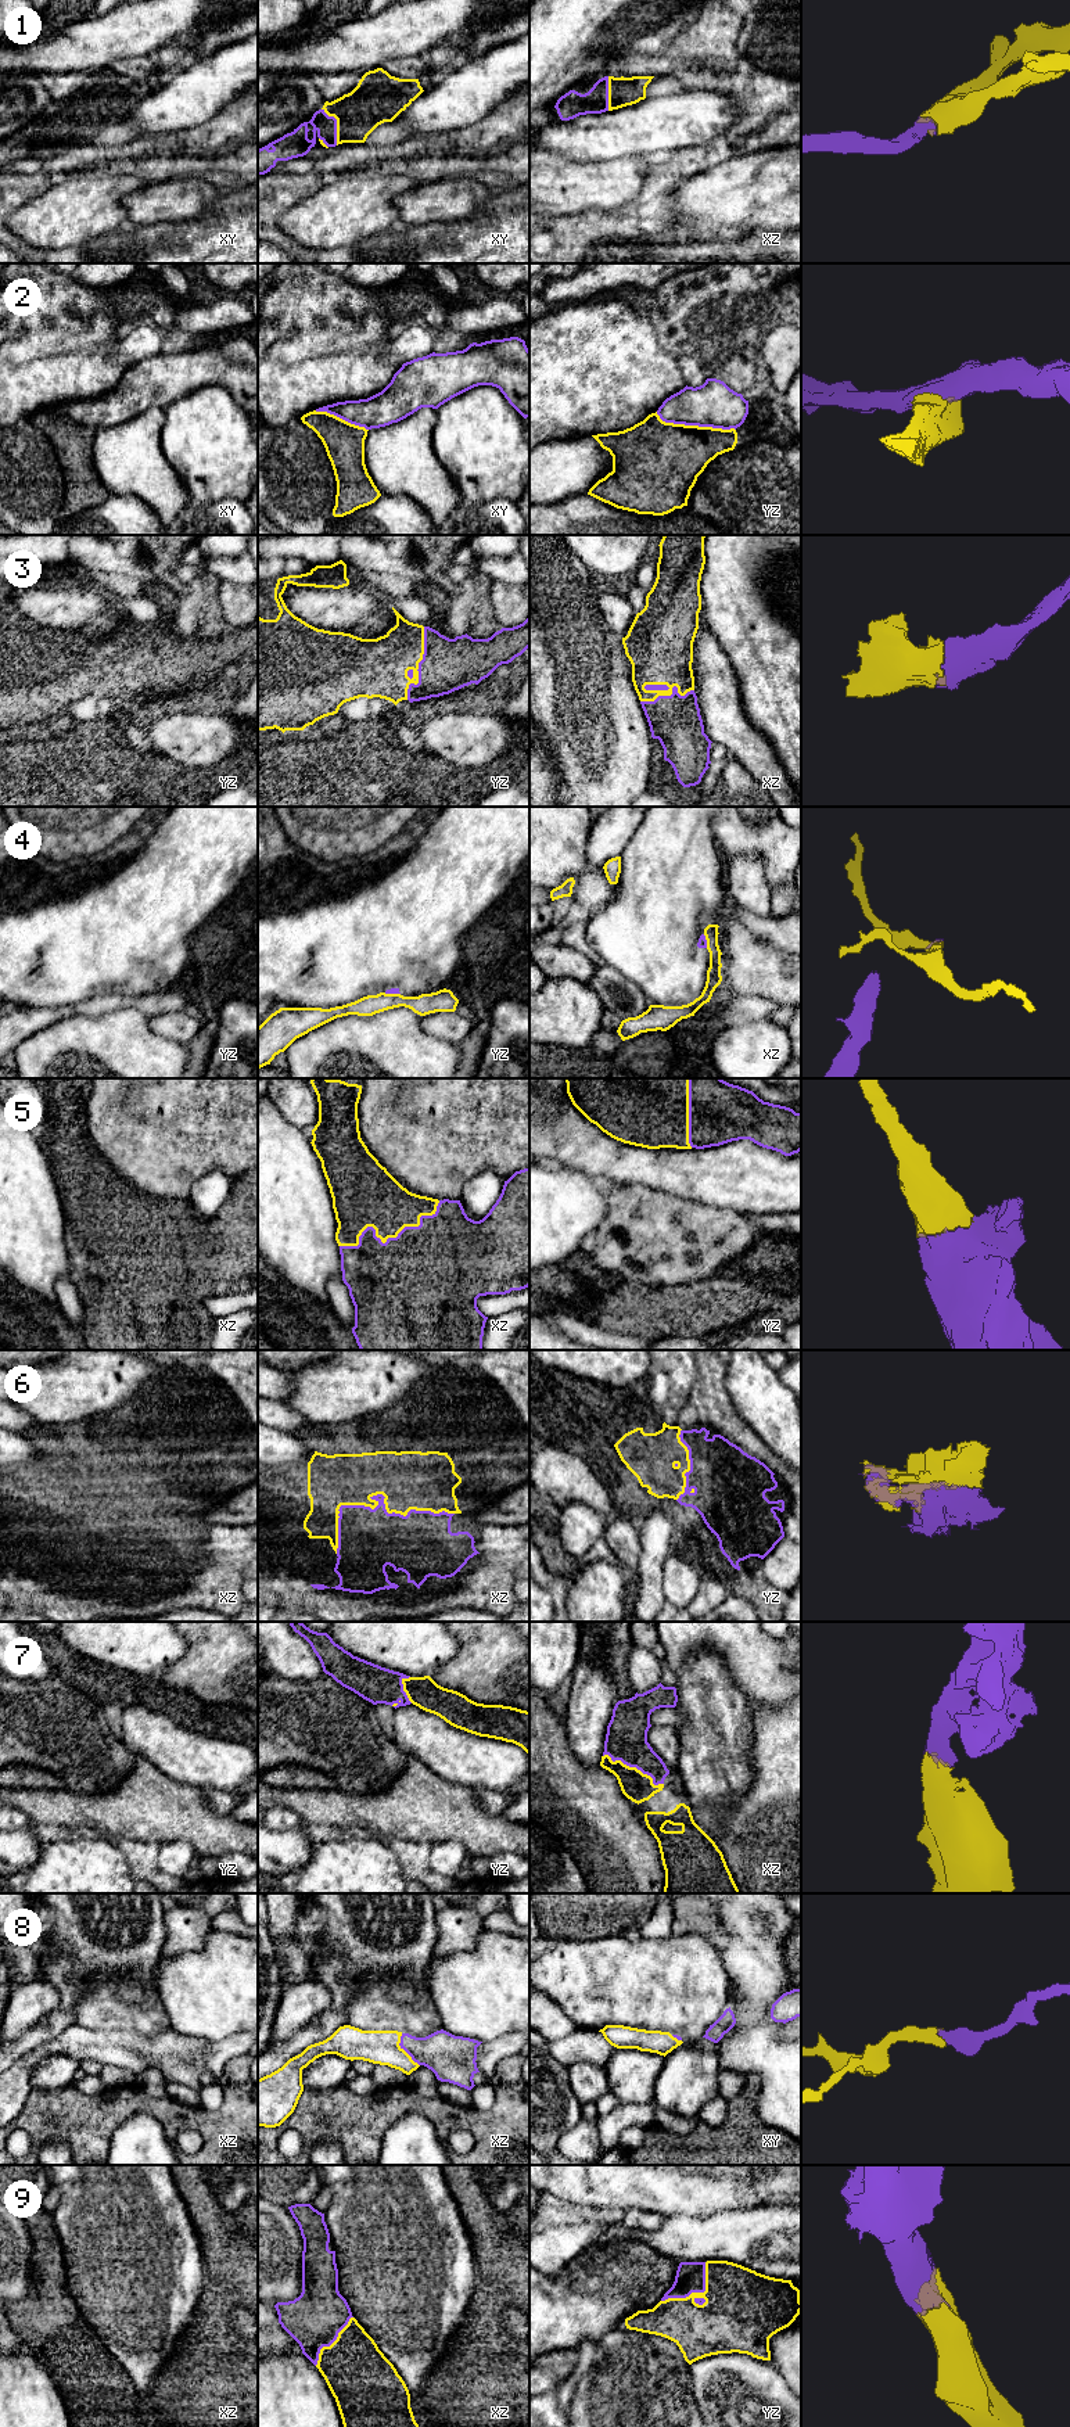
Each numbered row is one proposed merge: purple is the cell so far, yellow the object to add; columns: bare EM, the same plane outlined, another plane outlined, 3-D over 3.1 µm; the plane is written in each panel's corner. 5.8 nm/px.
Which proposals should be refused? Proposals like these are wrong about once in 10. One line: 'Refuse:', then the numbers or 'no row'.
Refuse: 2, 4

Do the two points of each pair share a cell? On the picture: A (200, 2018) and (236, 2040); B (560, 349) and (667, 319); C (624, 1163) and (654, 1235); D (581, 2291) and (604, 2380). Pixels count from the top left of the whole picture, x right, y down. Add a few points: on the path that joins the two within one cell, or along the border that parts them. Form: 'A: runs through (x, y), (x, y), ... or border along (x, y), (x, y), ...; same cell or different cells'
A: border along (243, 2032), (211, 2042); different cells
B: border along (646, 315), (659, 345), (667, 352); different cells
C: border along (602, 1181), (642, 1184), (665, 1192); different cells
D: border along (617, 2327), (610, 2330), (596, 2345); different cells

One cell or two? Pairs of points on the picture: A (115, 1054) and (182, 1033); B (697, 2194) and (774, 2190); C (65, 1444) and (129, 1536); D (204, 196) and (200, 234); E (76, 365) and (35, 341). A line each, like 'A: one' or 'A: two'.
A: two
B: one
C: one
D: two
E: two

